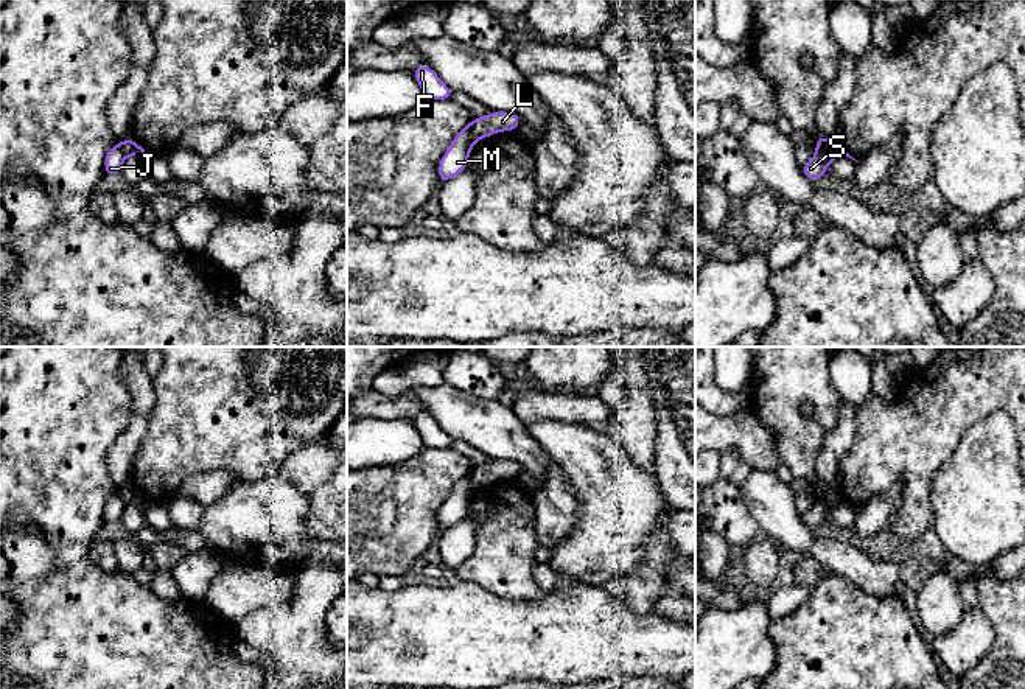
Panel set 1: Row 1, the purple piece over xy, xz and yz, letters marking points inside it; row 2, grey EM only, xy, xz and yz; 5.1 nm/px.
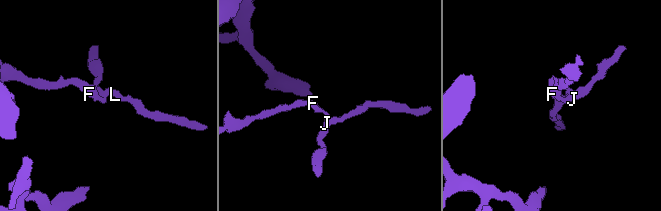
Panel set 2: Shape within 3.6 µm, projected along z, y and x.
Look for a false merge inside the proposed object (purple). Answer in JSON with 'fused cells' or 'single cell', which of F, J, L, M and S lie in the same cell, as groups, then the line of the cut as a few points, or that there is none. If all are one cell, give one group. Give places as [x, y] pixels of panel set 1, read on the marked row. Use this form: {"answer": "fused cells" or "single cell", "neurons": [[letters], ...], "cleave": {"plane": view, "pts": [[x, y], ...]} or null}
{"answer": "fused cells", "neurons": [["F", "J", "M", "S"], ["L"]], "cleave": {"plane": "yz", "pts": [[837, 145], [831, 151], [815, 153]]}}

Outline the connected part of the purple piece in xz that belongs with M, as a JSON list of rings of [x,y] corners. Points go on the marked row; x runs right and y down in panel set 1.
[[[470,121],[462,131],[454,135],[450,148],[439,162],[440,185],[467,170],[468,157],[474,142],[476,140],[471,135]]]

